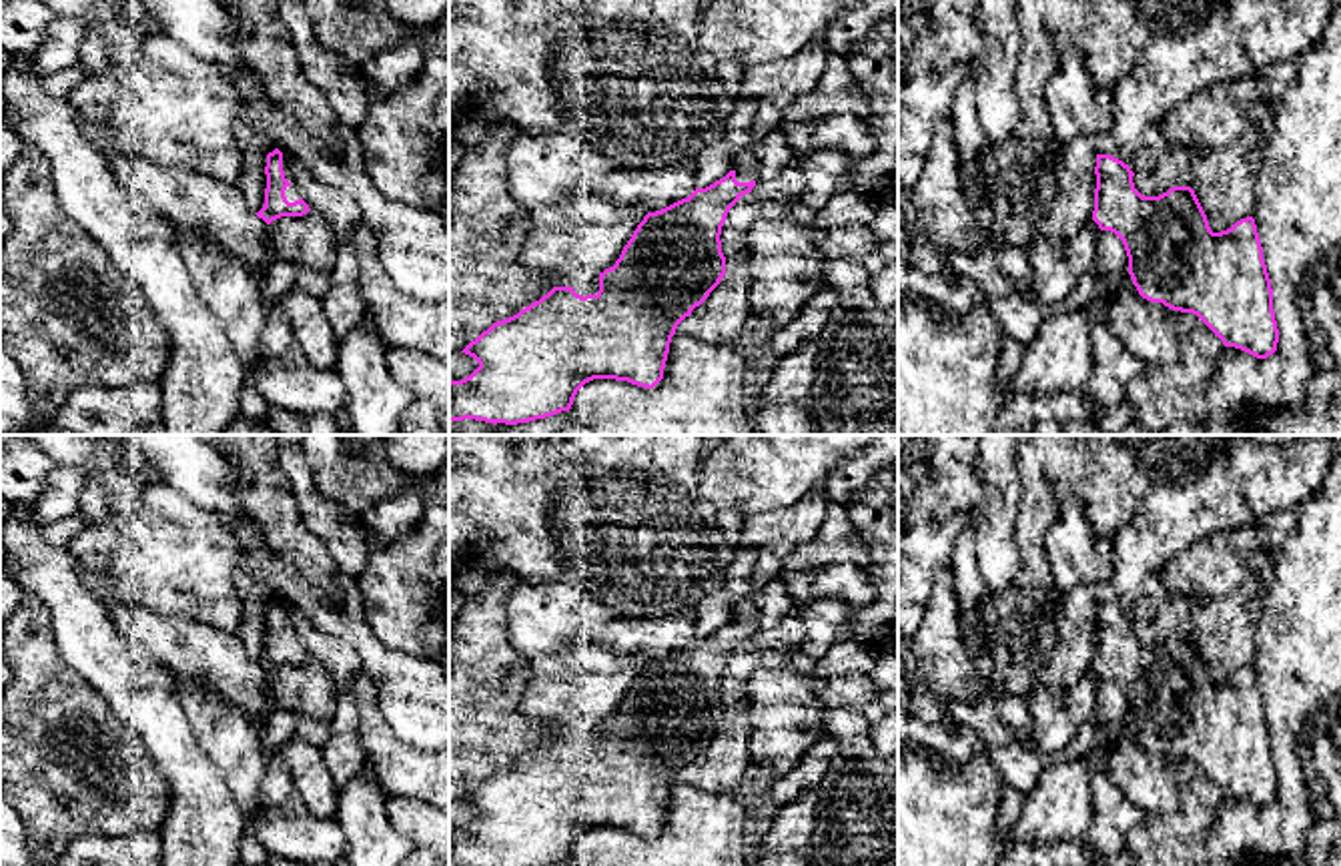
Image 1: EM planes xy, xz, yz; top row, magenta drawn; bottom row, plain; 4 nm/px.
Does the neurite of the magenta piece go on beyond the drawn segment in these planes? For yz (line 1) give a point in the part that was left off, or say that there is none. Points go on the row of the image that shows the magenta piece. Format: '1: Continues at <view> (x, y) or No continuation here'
1: No continuation here

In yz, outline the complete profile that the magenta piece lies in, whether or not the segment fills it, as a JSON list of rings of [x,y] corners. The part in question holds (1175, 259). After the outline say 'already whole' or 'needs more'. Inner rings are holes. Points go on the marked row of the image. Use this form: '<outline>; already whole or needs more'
[[[1096,154],[1094,174],[1092,221],[1123,241],[1143,299],[1197,315],[1225,347],[1257,359],[1277,351],[1273,289],[1253,216],[1213,233],[1191,186],[1143,196],[1131,166],[1110,154]]]; already whole

